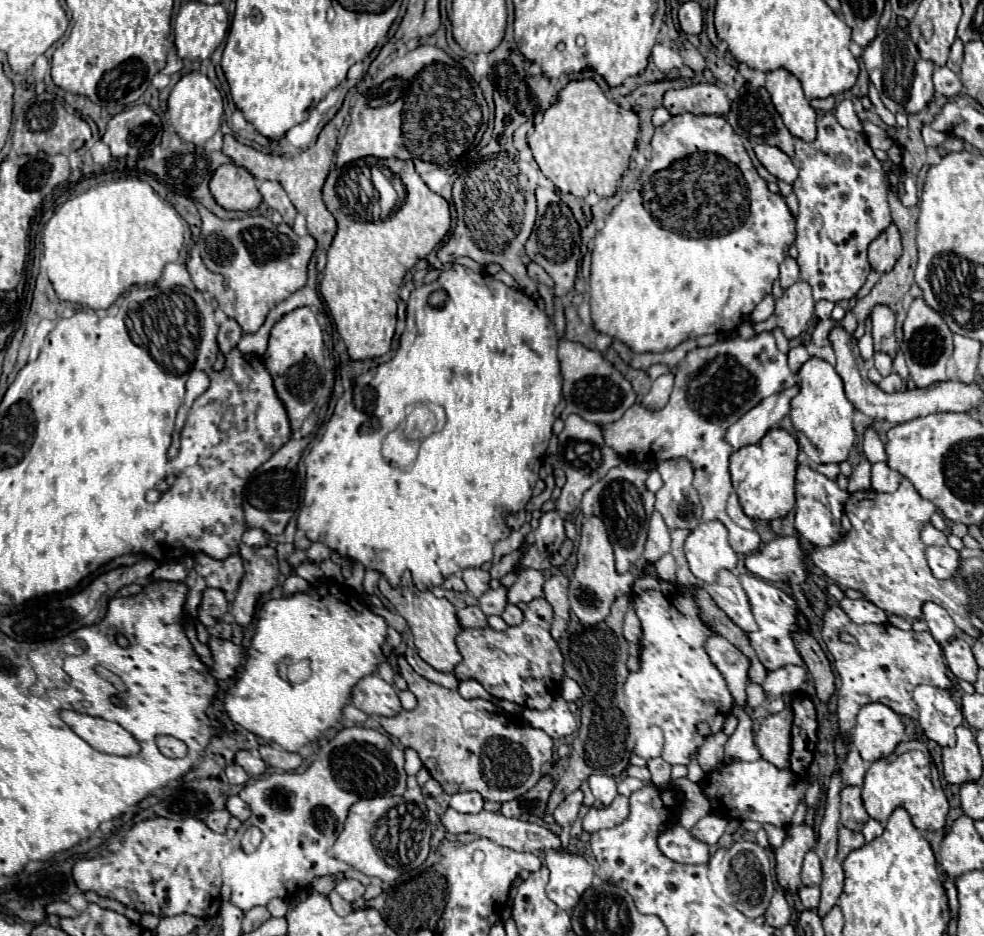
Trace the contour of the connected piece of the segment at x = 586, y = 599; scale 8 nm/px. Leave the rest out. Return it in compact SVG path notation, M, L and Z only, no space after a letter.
M588 517L580 531L580 545L578 545L578 565L574 569L574 577L570 581L570 607L582 623L596 625L604 621L610 613L610 605L616 597L616 591L630 591L632 581L636 579L638 569L632 573L618 573L614 567L614 553L608 541L608 533L604 523L598 517Z

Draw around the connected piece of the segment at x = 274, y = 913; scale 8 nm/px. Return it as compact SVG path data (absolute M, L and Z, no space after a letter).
M272 899L267 907L272 917L284 917L288 913L288 903L284 899Z

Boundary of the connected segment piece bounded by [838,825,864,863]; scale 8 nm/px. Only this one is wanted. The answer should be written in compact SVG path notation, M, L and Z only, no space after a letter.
M844 825L838 827L838 861L842 863L846 859L846 855L852 849L858 849L864 845L864 837L862 833L854 833L850 829L846 829Z

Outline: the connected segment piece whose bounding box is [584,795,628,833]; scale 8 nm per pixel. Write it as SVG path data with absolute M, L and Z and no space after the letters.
M618 795L616 801L612 801L612 805L604 807L604 809L590 809L584 817L584 829L594 833L600 829L608 829L614 827L618 823L622 823L628 817L628 797Z

